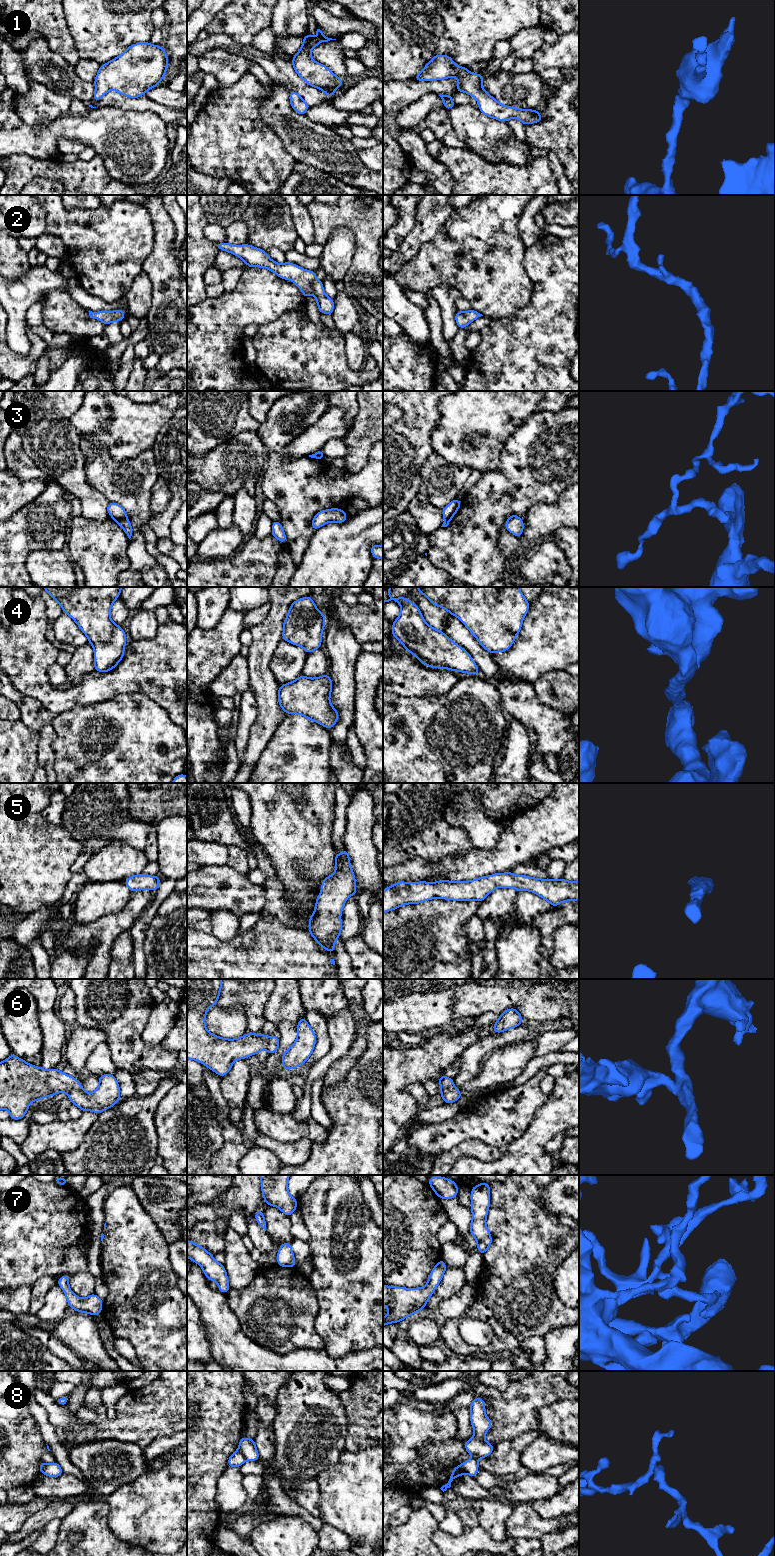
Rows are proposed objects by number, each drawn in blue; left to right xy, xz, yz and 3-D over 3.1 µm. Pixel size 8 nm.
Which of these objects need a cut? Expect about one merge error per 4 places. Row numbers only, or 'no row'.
3, 8

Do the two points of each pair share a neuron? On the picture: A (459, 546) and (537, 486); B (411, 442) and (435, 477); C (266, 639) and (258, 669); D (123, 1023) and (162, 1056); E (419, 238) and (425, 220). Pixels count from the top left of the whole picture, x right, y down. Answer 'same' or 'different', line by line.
A: same
B: different
C: same
D: same
E: same

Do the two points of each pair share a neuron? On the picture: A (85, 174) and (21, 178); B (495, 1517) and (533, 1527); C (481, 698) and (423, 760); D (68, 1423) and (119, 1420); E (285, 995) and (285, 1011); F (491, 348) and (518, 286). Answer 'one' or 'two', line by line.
A: one
B: two
C: one
D: two
E: one
F: two

